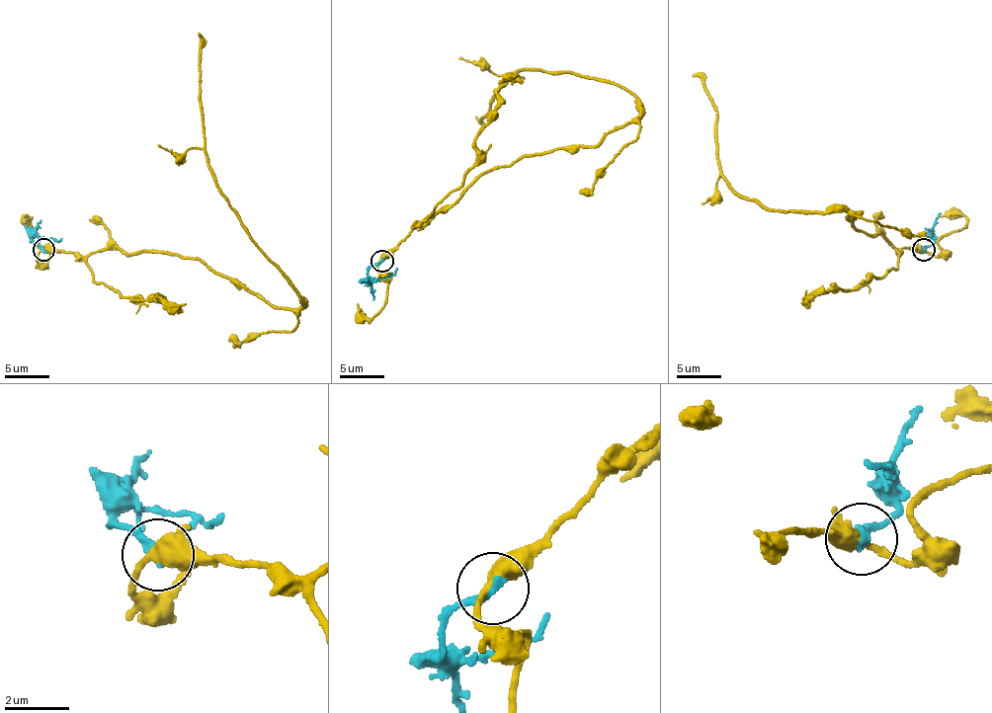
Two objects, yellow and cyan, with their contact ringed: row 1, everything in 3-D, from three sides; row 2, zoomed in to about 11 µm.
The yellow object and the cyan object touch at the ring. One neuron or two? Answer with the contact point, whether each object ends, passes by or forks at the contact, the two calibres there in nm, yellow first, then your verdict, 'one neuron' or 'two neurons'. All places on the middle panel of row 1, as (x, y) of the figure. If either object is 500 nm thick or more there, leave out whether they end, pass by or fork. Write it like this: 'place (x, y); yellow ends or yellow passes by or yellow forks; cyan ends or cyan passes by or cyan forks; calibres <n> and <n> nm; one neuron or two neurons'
place (381, 261); yellow passes by; cyan ends; calibres 400 and 260 nm; two neurons

